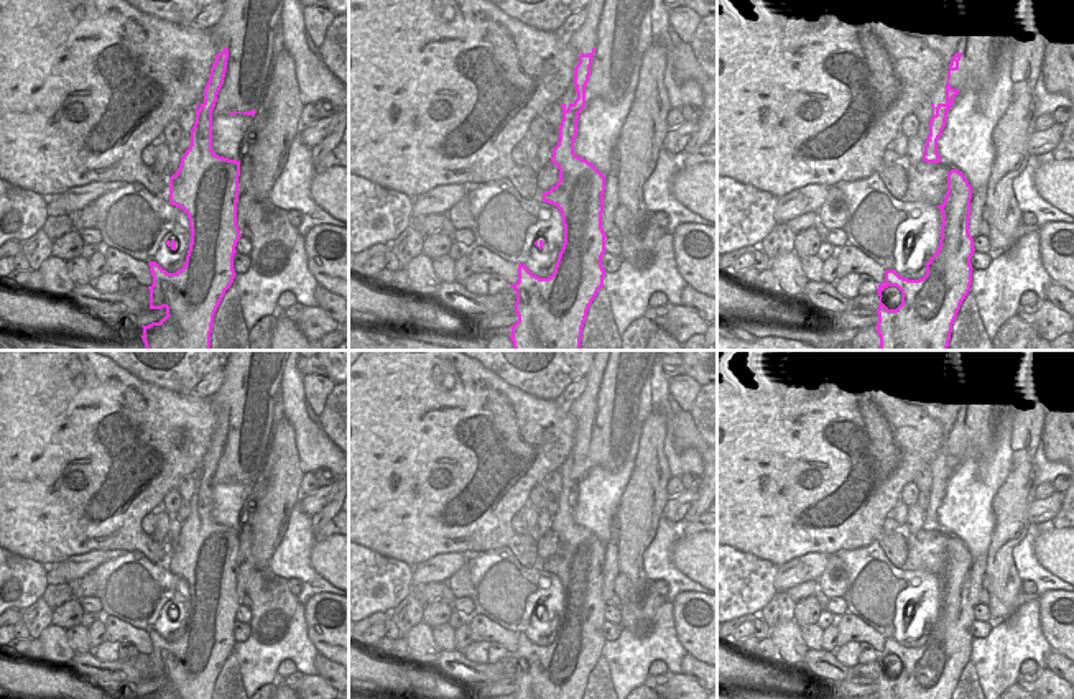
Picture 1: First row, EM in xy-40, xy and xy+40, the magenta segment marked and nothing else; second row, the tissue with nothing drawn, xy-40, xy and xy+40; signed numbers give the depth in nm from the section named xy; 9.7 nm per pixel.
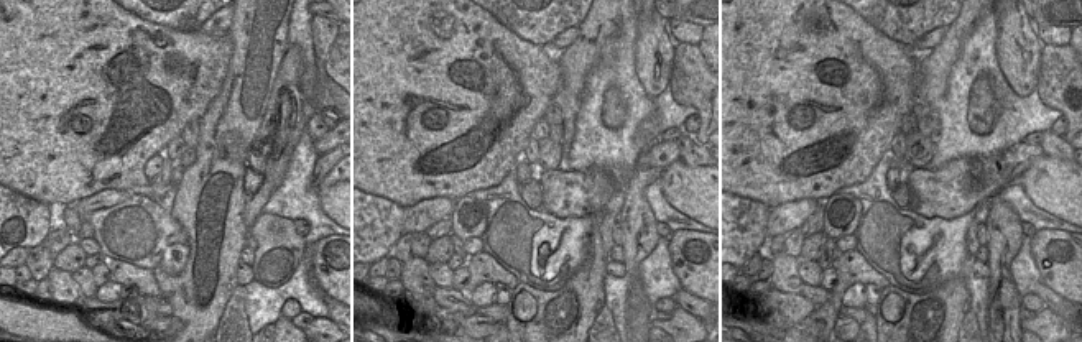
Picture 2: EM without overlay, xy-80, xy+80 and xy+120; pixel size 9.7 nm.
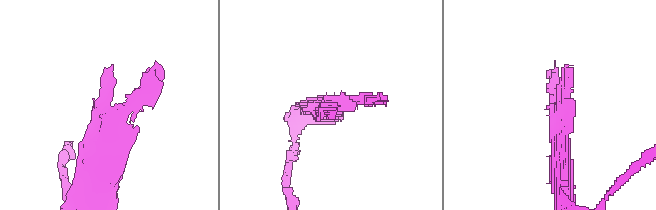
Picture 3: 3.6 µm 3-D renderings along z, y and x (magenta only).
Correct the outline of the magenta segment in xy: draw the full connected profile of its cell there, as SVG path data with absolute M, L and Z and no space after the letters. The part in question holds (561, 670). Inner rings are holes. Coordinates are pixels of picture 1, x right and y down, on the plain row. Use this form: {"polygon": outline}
{"polygon": "M595 350L592 365L584 375L587 385L567 408L576 418L574 446L561 465L562 488L559 508L553 516L551 531L559 538L559 549L546 561L543 571L559 577L564 594L564 612L554 640L548 646L533 643L518 633L515 681L518 689L512 699L582 699L589 674L604 655L605 600L602 597L605 544L587 528L574 521L577 488L592 467L609 472L620 470L628 461L637 424L651 413L651 367L658 350Z"}

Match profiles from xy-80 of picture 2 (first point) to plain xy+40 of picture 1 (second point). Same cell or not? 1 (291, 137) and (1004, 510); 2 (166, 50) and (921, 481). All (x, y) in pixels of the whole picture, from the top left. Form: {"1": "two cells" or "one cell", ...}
{"1": "one cell", "2": "two cells"}

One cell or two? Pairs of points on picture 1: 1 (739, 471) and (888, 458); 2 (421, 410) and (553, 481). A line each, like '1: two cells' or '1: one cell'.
1: one cell
2: two cells

